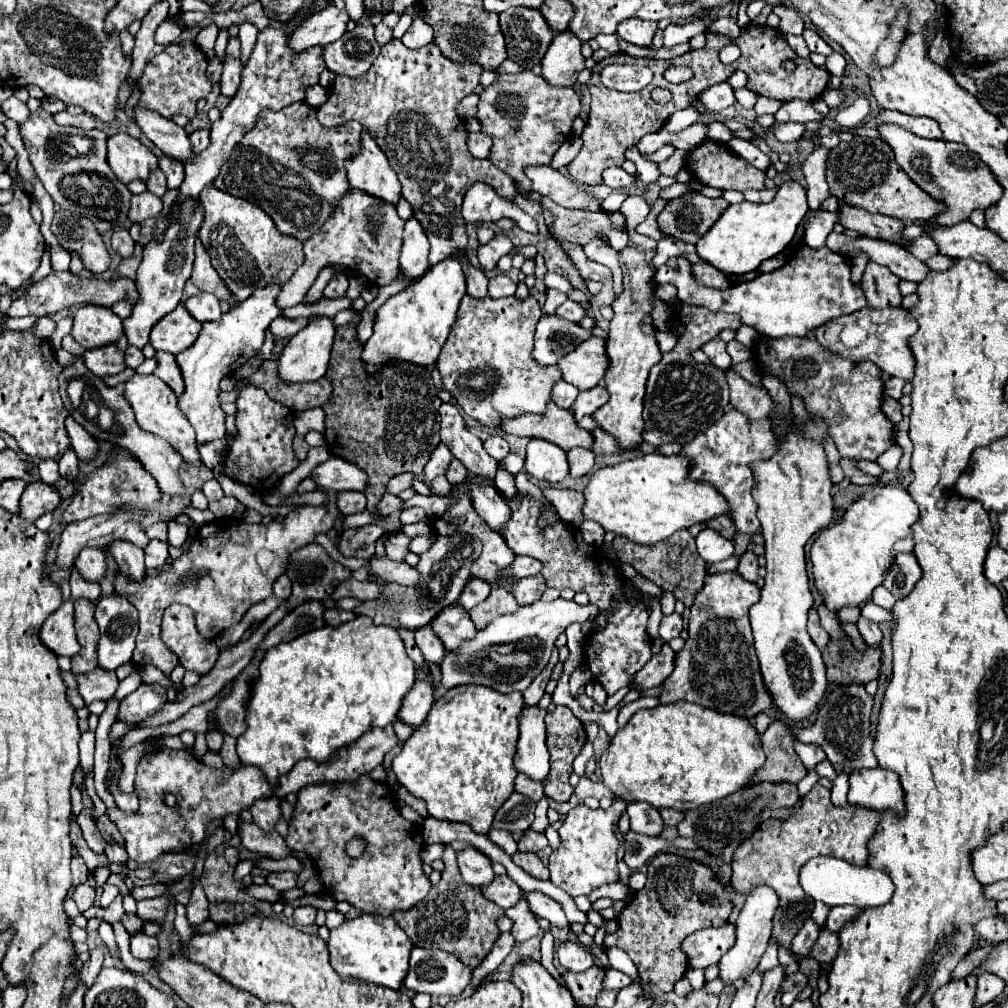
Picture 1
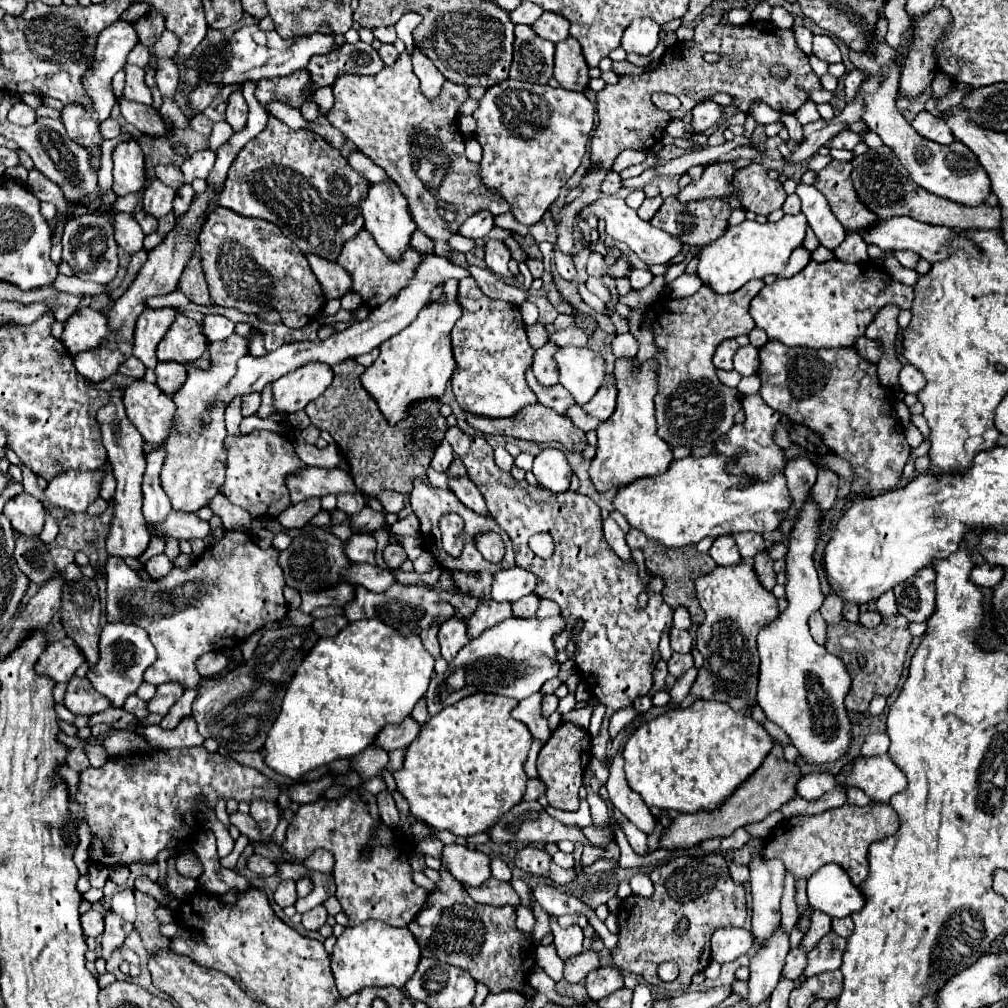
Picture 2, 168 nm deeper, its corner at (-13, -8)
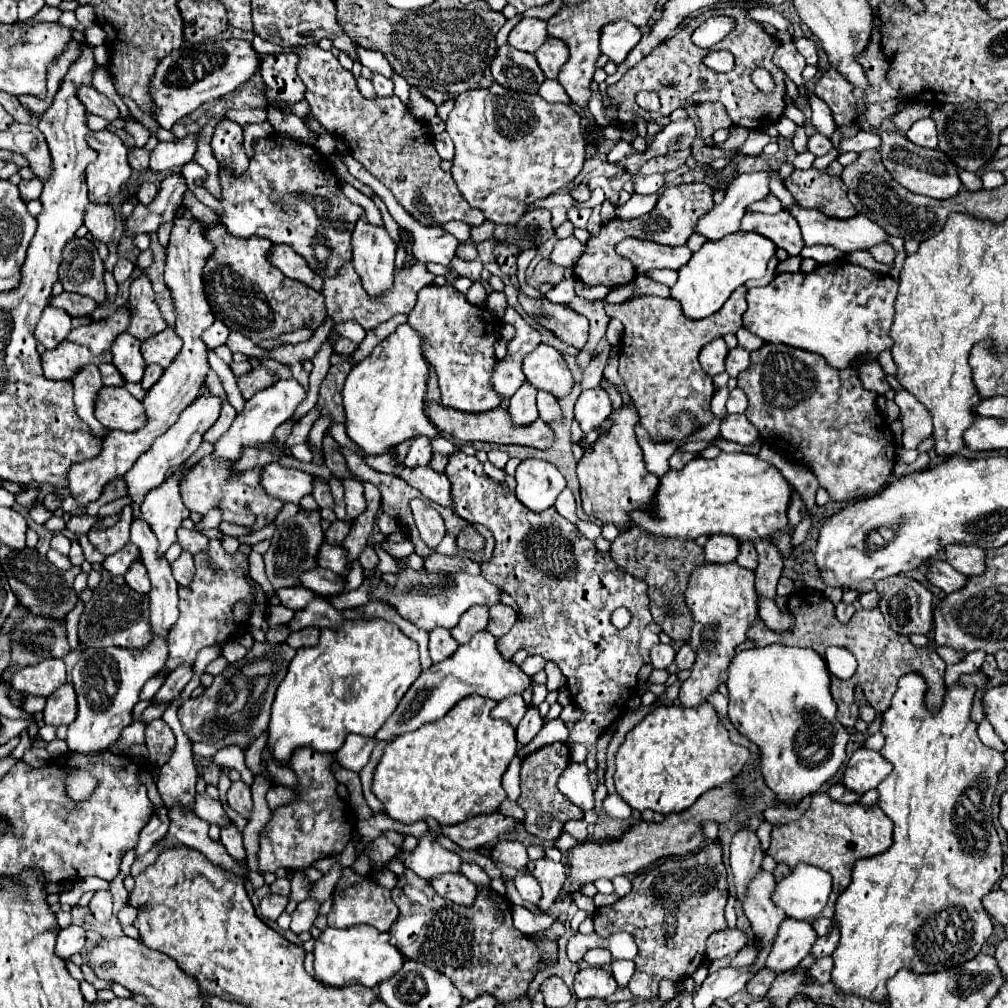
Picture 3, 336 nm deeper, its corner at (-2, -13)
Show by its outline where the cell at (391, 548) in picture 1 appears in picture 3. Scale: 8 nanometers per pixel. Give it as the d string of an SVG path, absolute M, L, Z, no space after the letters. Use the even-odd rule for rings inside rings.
M366 545L366 547L362 549L362 553L358 555L358 561L360 561L360 565L362 565L364 569L374 569L374 567L376 567L376 563L378 563L378 557L376 557L374 549Z

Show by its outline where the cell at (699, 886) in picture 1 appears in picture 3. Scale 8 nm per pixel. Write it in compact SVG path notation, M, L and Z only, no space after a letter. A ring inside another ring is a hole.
M714 841L710 845L704 845L698 853L690 853L682 859L672 859L652 867L650 871L638 873L632 879L630 895L622 897L614 905L596 909L594 931L600 937L610 937L616 931L632 933L638 945L638 955L636 955L636 971L628 983L628 989L634 991L636 998L648 1000L657 996L662 979L684 981L694 973L692 967L698 969L702 965L706 955L706 939L712 933L726 929L726 919L724 919L726 901L728 901L728 883L726 883L726 869L722 863L722 847L720 843Z

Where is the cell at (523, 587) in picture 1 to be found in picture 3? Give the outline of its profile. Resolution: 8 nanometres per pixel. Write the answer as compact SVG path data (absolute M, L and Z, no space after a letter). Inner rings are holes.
M494 603L494 605L490 605L490 621L488 621L486 631L496 635L496 639L498 639L512 629L516 619L518 619L518 613L512 607L502 605L502 603Z

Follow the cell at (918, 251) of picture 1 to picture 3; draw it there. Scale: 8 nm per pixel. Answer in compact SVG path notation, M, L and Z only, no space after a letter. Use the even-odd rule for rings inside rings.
M878 243L876 247L870 247L868 253L880 263L894 263L894 257L896 257L896 251L890 243Z

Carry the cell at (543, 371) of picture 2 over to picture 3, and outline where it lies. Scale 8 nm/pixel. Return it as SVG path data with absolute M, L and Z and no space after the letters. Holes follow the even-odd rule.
M524 383L520 391L516 391L510 399L512 411L512 425L514 427L526 427L528 423L534 423L538 419L538 409L536 409L536 387L530 383Z

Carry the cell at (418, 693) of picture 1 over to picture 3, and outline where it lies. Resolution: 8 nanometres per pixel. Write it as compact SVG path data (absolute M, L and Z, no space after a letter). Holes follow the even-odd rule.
M348 735L348 739L344 741L344 747L336 751L334 759L340 763L340 767L358 773L368 763L374 745L376 745L374 737L364 739L364 735Z

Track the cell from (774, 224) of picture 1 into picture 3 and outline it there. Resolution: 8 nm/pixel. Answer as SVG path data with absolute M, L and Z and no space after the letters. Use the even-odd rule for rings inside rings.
M736 231L720 241L706 241L704 247L692 255L690 263L678 271L680 277L674 287L670 287L670 297L680 303L684 317L704 319L716 313L736 287L744 285L750 279L762 279L774 253L776 245L756 233Z

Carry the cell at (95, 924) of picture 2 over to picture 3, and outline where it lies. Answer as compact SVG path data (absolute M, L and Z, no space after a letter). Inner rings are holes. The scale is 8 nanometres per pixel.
M70 925L70 927L60 929L54 951L56 951L56 955L58 955L60 959L68 961L72 955L76 955L76 953L82 951L84 943L86 943L84 929L82 929L82 927L74 927L74 925Z

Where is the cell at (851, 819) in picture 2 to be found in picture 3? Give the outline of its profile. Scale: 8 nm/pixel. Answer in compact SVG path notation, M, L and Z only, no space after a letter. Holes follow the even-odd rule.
M816 793L810 799L810 807L798 821L772 829L768 853L774 857L774 861L782 861L788 867L794 867L802 861L828 871L834 879L834 891L842 893L850 885L854 863L858 859L880 855L890 845L892 821L878 805L842 805L832 801L828 793Z

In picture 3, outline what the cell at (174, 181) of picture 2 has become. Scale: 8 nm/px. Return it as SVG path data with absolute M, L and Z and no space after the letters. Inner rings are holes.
M150 137L150 141L146 143L144 149L132 147L132 149L128 151L128 163L130 163L130 167L136 169L136 171L140 171L140 173L146 173L148 161L150 161L150 151L156 147L156 143L158 143L158 139L156 139L156 137Z

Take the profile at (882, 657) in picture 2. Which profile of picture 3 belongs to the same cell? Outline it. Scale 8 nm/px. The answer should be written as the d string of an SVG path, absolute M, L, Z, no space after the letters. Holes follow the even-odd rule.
M810 587L790 593L786 607L788 607L788 613L792 613L792 627L794 627L792 633L790 631L772 631L772 629L764 627L764 623L758 619L756 623L752 623L746 637L756 647L764 647L770 643L800 645L800 647L814 649L818 655L822 655L824 649L830 645L838 645L838 647L848 649L858 661L856 673L848 681L830 681L830 691L832 691L832 697L838 705L838 721L846 729L852 729L856 725L856 719L860 717L860 707L854 699L856 687L862 687L862 693L864 693L868 705L874 707L874 711L884 713L890 707L890 699L894 695L894 687L896 687L898 679L906 673L918 673L924 677L924 681L928 683L926 703L928 703L930 711L940 709L940 703L944 701L944 693L946 693L946 685L944 685L946 663L934 653L934 649L920 651L918 647L914 647L910 643L910 639L906 635L894 633L878 609L872 609L872 611L858 609L848 623L840 623L834 615L832 603L824 597L824 593L810 589Z

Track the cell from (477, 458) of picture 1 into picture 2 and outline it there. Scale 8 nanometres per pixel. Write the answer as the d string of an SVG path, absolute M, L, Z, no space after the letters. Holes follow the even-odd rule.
M459 426L447 430L447 442L455 454L463 460L469 478L477 484L487 500L491 518L509 534L515 550L517 566L537 574L539 584L535 594L549 598L561 606L561 616L567 620L567 630L555 638L557 650L567 646L569 638L575 638L579 652L575 662L589 690L607 706L601 734L591 740L593 756L607 764L609 744L609 718L619 708L633 704L637 696L645 696L653 684L653 668L659 660L659 638L669 622L673 622L673 608L661 600L663 580L651 576L649 602L645 608L637 608L637 596L645 590L637 578L637 566L625 564L605 542L601 530L599 506L585 494L559 492L551 494L543 488L533 488L527 482L517 482L503 472L493 460L493 448L479 436L465 434ZM537 532L551 532L555 540L555 552L551 558L533 556L527 540ZM583 618L583 630L573 636L573 624Z

